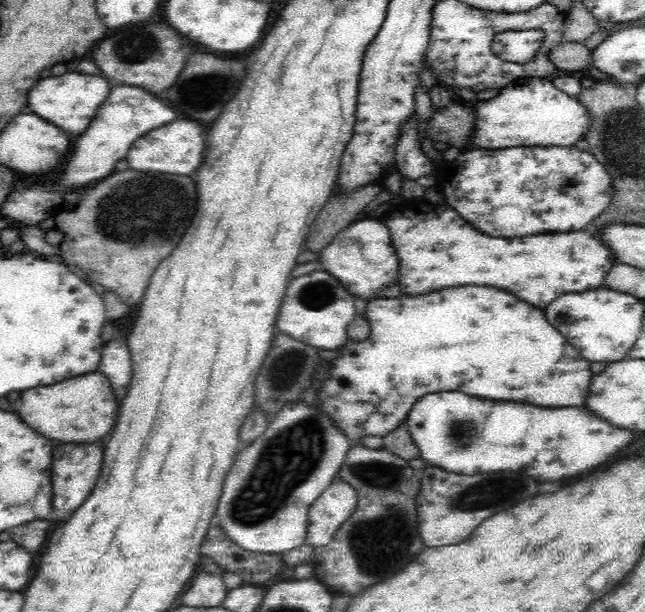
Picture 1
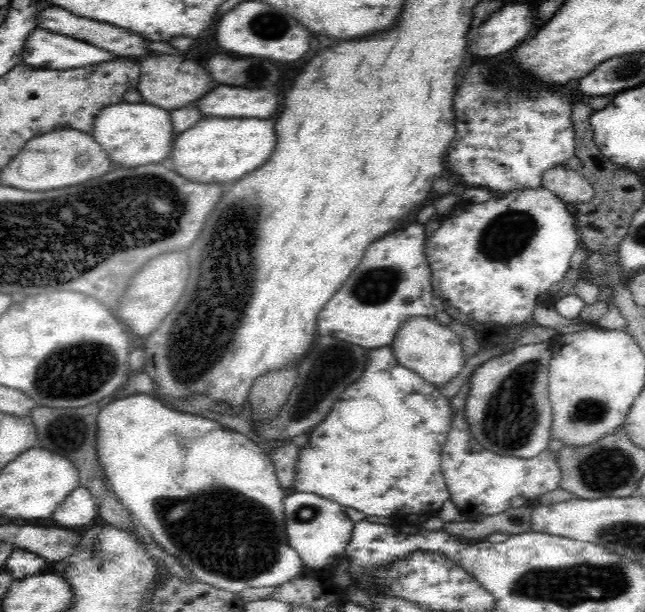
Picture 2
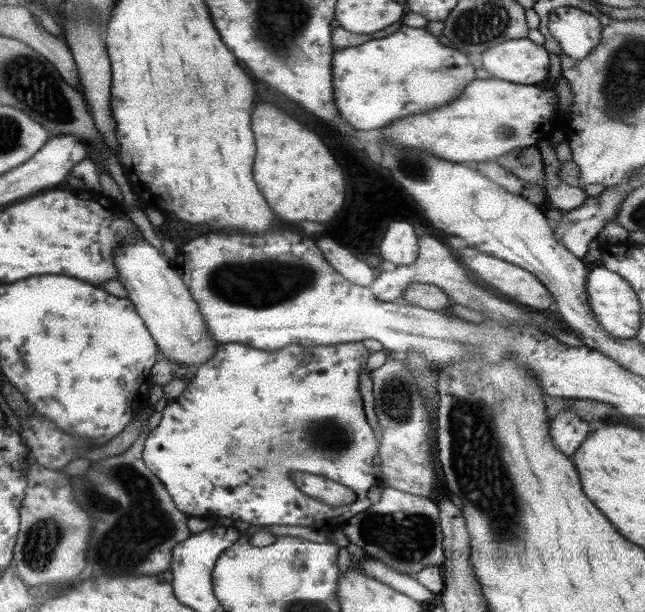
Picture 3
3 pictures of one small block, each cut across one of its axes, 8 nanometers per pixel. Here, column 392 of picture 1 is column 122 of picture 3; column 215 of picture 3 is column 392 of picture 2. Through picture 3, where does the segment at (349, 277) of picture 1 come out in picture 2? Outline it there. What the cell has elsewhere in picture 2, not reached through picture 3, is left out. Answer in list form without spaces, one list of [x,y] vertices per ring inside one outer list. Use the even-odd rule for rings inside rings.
[[[410,318],[400,326],[400,330],[391,342],[391,351],[398,364],[411,369],[430,384],[442,388],[452,380],[464,367],[466,358],[462,353],[462,345],[458,336],[448,326],[432,318]]]

